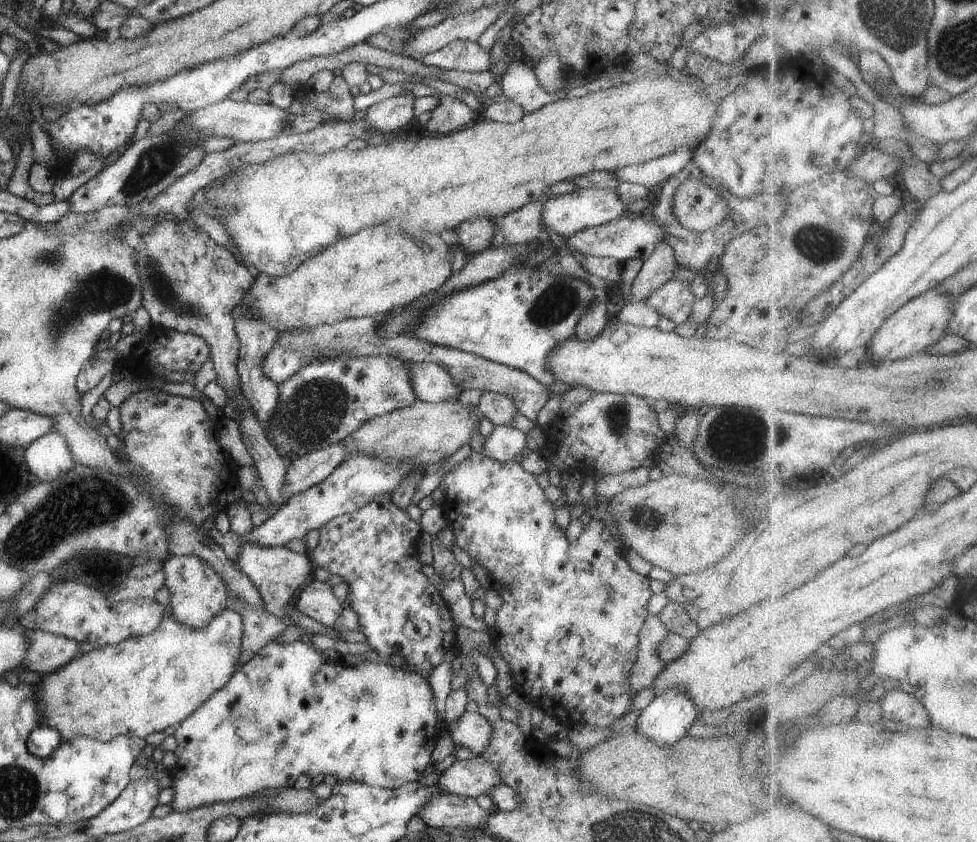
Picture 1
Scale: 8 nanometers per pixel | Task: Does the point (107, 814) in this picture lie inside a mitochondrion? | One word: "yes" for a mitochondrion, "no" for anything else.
no

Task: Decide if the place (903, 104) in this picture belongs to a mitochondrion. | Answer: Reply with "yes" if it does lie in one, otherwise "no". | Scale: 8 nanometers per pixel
no

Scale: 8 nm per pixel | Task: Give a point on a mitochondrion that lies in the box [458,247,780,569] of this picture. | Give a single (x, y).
(551, 307)

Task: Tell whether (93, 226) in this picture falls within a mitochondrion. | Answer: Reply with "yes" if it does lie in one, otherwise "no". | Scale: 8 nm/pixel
no

